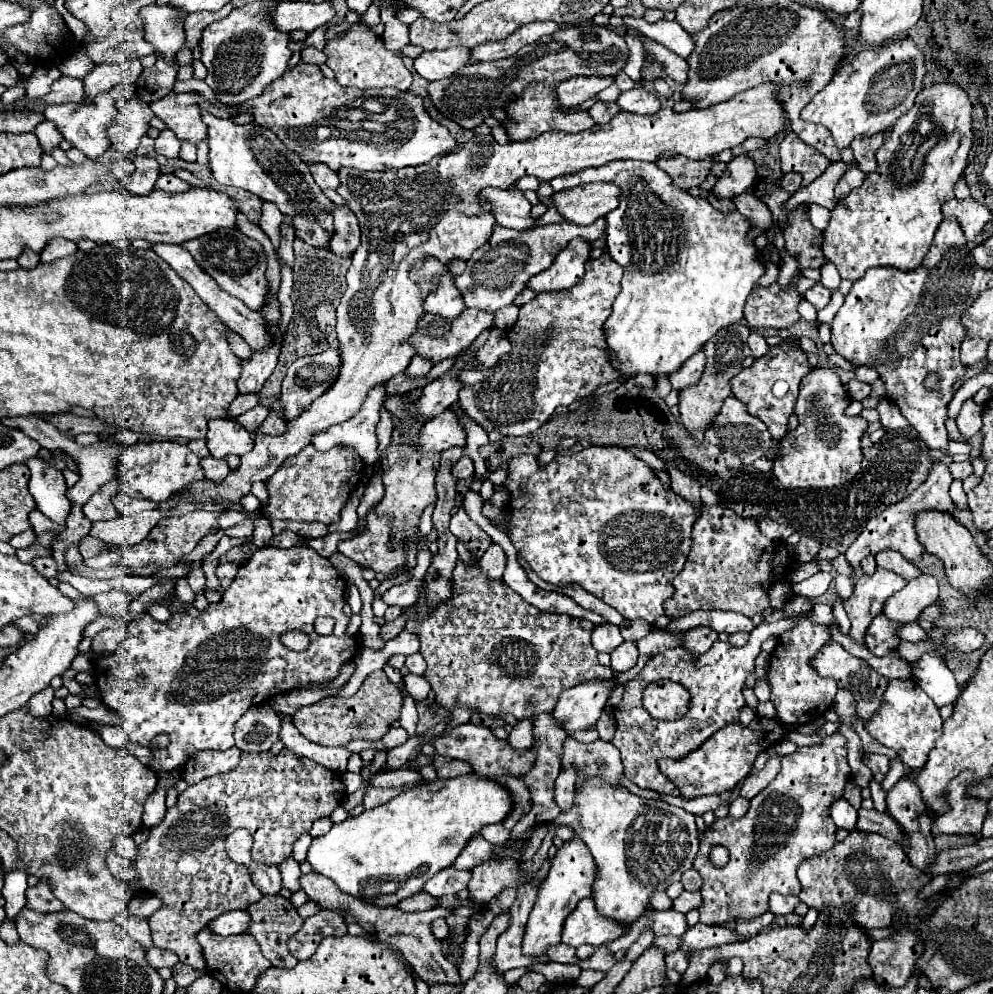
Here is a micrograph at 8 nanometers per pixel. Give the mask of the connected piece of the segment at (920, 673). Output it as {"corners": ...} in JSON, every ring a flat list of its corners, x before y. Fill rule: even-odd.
{"corners":[[925,653,921,661,913,663,913,679,935,701,939,709,953,705,961,693,953,673,935,653]]}

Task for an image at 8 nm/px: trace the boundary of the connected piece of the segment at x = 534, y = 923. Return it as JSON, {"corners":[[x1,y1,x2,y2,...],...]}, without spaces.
{"corners":[[573,835,569,841,563,843,563,847,557,849,557,855,551,861,551,871,545,879,545,883,539,885,539,893,533,905,533,911,529,913,529,921,525,925,525,937,523,937,523,953,525,955,543,955,547,953,547,947,557,945,561,941,561,931,565,919,573,913,577,903,585,897,591,897,593,881,597,879,597,867,591,851,581,841,579,835]]}

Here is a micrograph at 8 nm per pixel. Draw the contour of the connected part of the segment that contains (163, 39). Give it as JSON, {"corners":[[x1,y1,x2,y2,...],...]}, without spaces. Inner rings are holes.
{"corners":[[149,5,149,7,145,7,145,11,141,11,141,17,143,17,143,25,145,25,145,39,165,59,175,61,177,51,185,43,183,23,177,19,175,7]]}

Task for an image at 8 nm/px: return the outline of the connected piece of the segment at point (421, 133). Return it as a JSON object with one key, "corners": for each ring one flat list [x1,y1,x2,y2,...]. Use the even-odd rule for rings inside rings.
{"corners":[[297,63,269,83,261,95,235,107,215,107,199,93,169,93,167,99,151,103,149,107,179,141,189,141,193,145,207,137,201,111,209,111,223,119,249,111,257,125,271,129,303,163,325,163,333,171,339,167,355,167,359,171,417,167,457,147,449,129,429,117,417,93,343,87,335,79,327,79,319,65,313,63]]}

